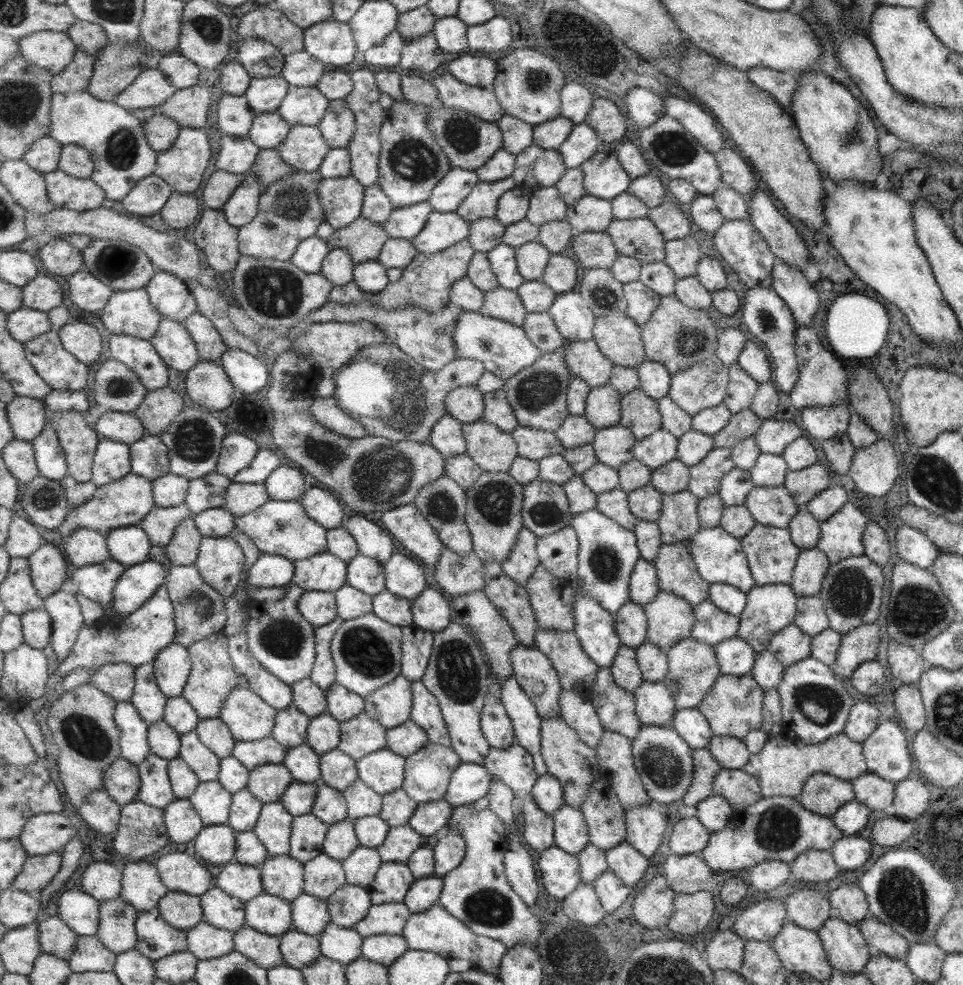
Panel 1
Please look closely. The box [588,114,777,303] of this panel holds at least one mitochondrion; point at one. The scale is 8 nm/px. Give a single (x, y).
(672, 148)

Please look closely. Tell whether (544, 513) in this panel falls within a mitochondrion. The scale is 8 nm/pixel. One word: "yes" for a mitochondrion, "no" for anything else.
yes

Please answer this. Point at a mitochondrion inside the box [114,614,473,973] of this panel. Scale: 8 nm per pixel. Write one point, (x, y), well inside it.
(363, 648)

